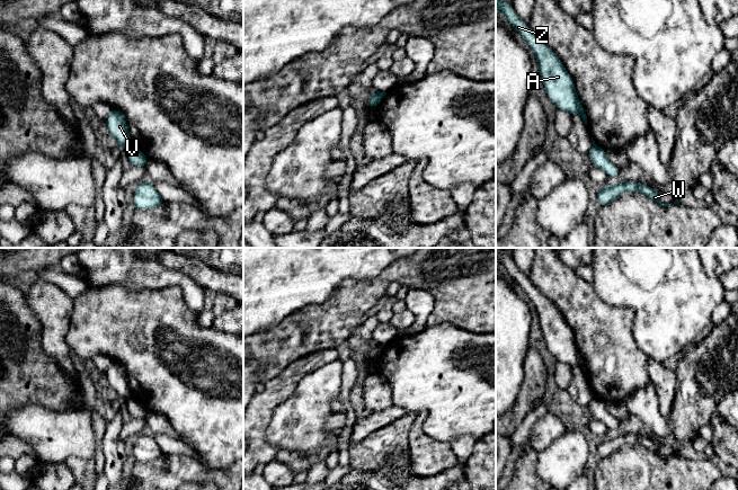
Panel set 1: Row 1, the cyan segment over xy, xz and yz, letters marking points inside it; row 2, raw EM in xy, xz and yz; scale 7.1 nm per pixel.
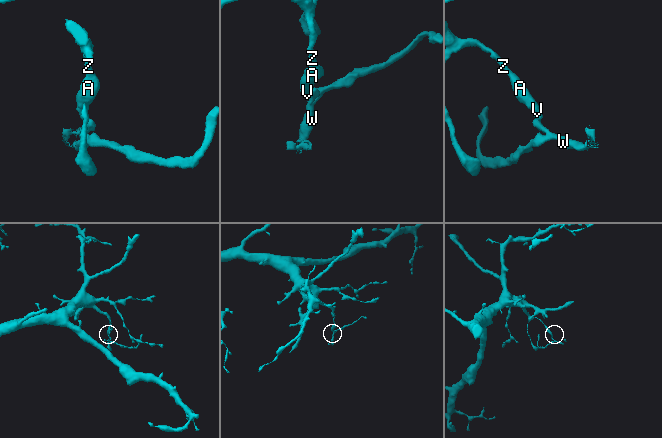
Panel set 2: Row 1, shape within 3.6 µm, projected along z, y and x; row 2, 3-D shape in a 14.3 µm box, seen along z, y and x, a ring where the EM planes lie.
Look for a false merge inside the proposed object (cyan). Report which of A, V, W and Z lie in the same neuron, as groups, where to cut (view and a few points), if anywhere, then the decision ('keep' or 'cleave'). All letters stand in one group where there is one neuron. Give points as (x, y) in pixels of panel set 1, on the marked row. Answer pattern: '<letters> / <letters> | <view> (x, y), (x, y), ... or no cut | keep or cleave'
A V Z / W | xy (132, 144), (126, 148) | cleave

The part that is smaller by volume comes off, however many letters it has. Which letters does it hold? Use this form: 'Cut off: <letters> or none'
Cut off: W

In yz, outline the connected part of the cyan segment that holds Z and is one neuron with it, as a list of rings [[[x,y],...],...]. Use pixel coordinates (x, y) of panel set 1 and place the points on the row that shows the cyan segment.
[[[496,0],[496,11],[505,15],[512,27],[524,37],[534,52],[544,88],[555,108],[566,110],[570,115],[579,115],[587,125],[587,116],[577,96],[573,79],[558,55],[535,36],[527,24],[517,17],[513,5],[504,0]]]

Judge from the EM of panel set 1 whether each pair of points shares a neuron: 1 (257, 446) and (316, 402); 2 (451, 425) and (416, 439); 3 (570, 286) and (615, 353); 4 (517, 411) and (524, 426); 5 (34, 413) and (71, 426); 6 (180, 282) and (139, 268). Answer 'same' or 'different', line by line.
1: different
2: different
3: same
4: different
5: same
6: same

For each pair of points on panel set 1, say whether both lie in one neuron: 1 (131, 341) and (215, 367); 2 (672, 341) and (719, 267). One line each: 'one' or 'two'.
1: one
2: two

